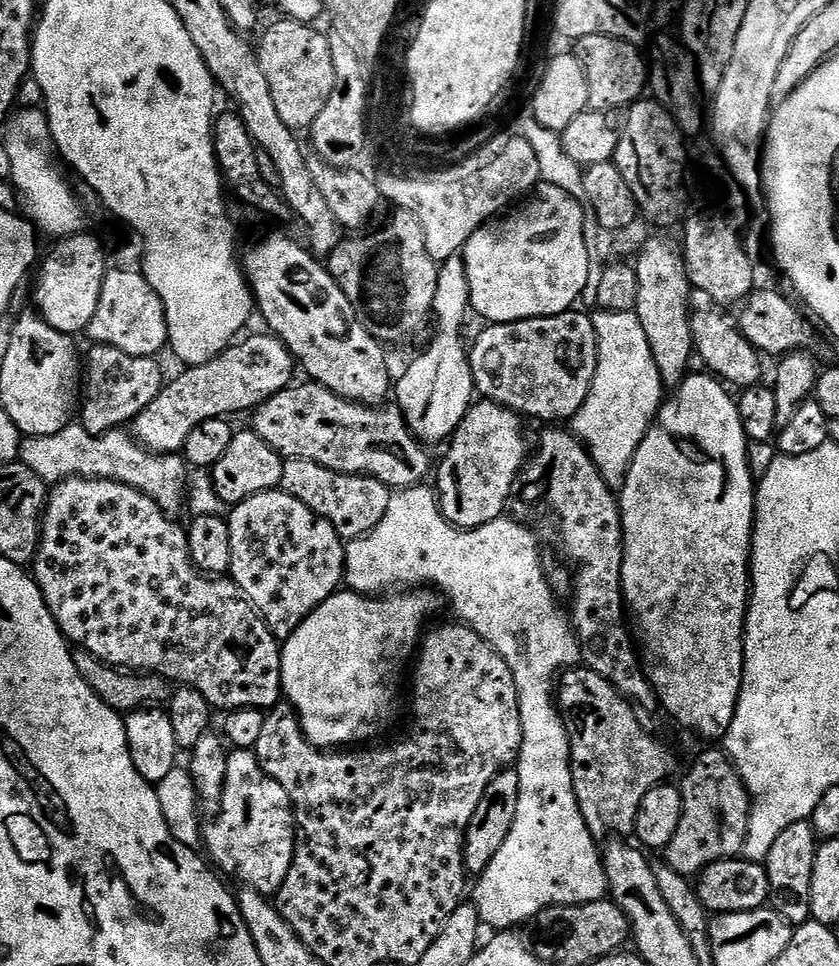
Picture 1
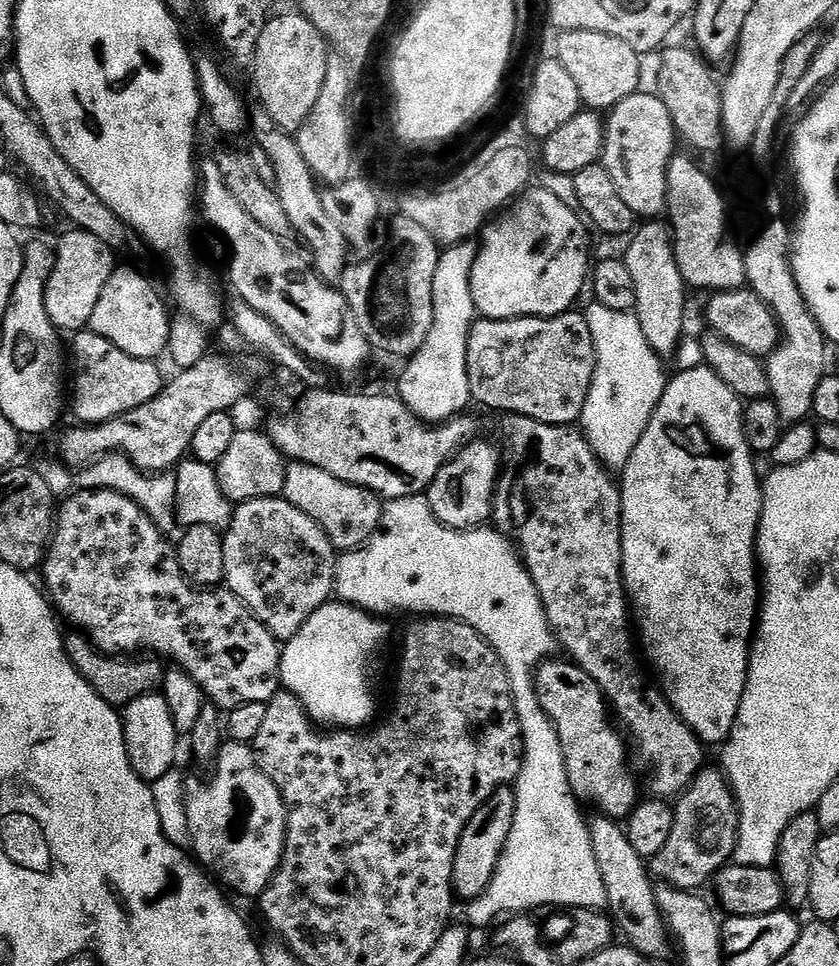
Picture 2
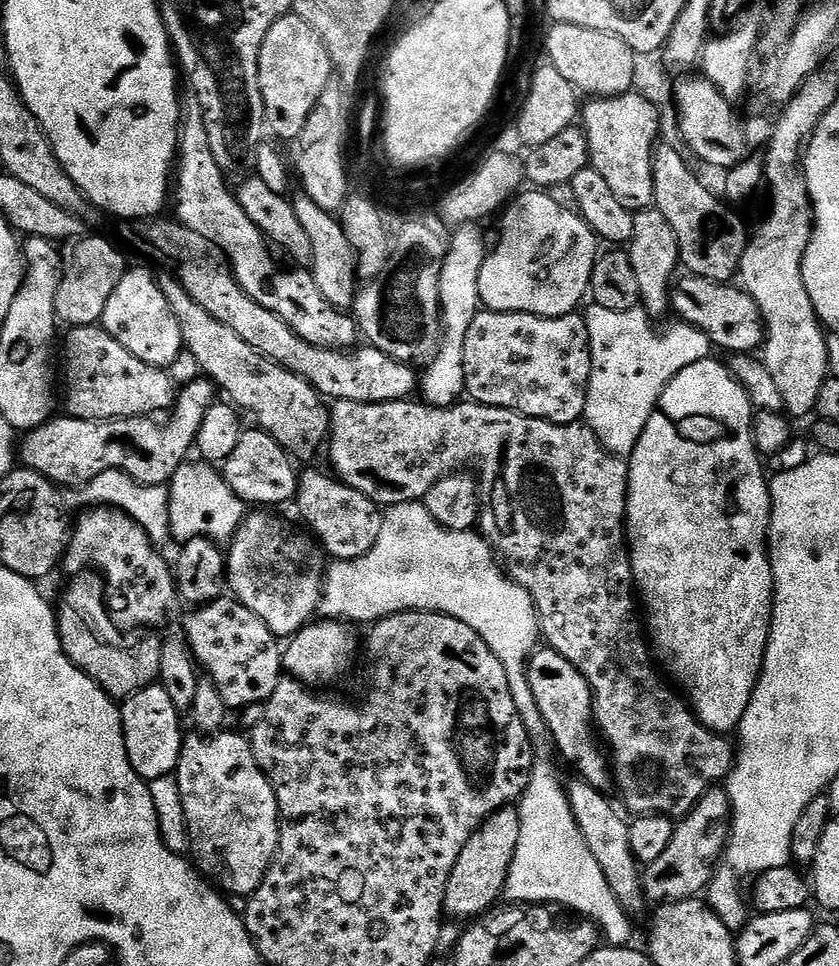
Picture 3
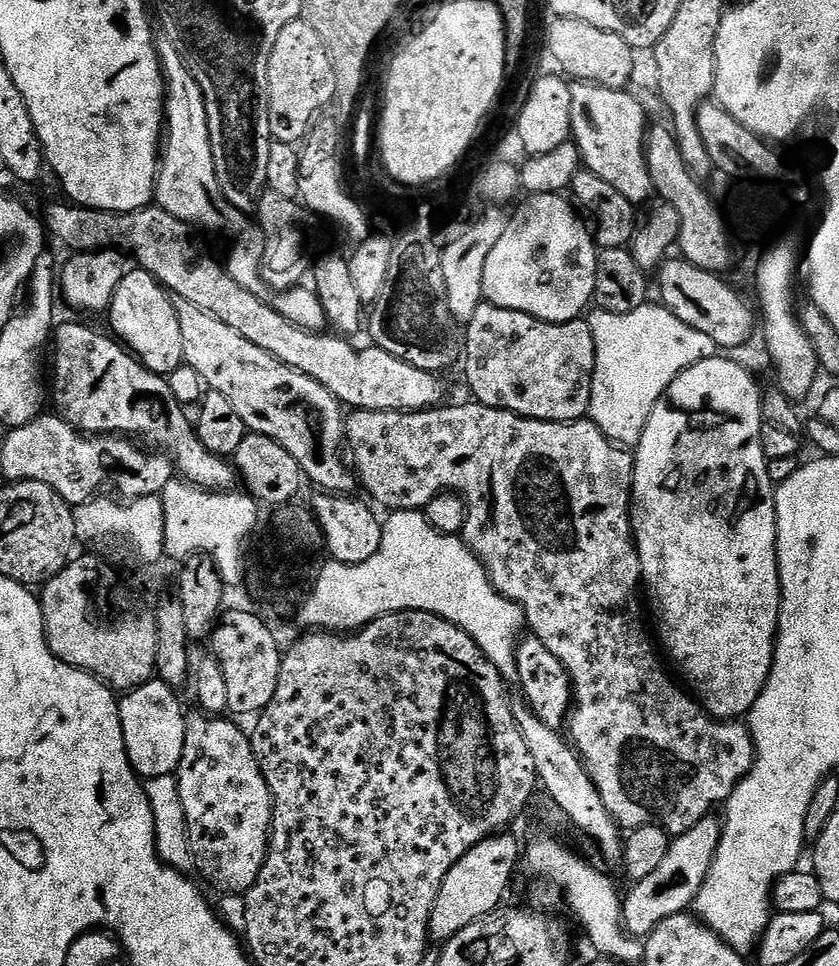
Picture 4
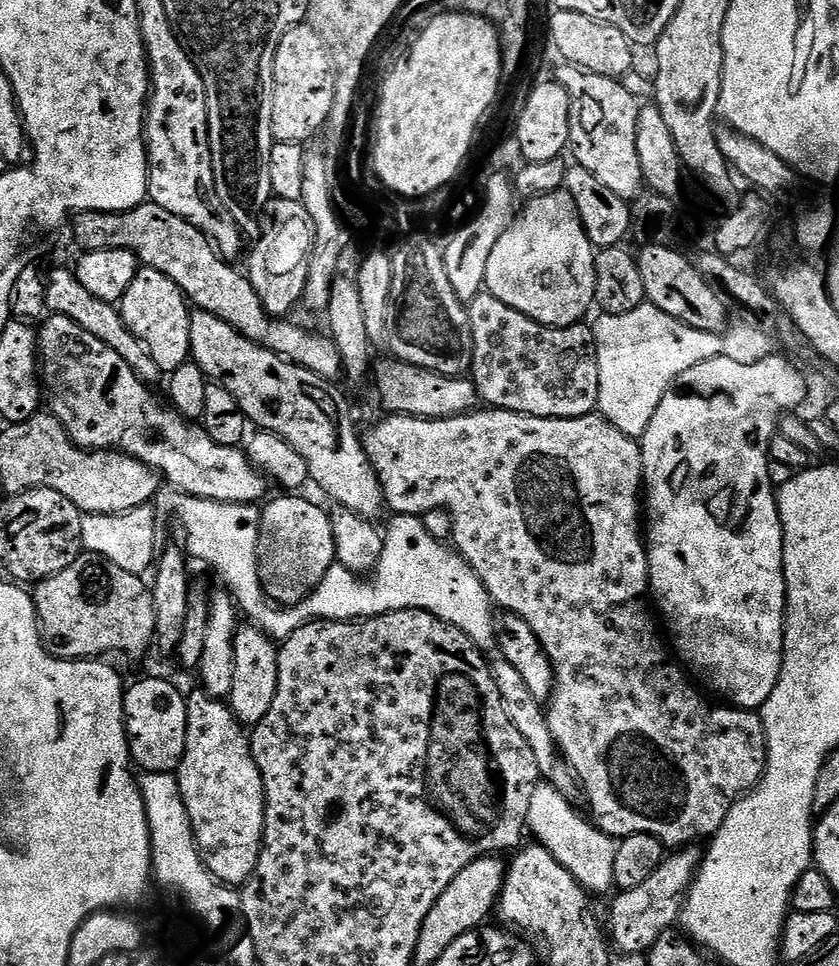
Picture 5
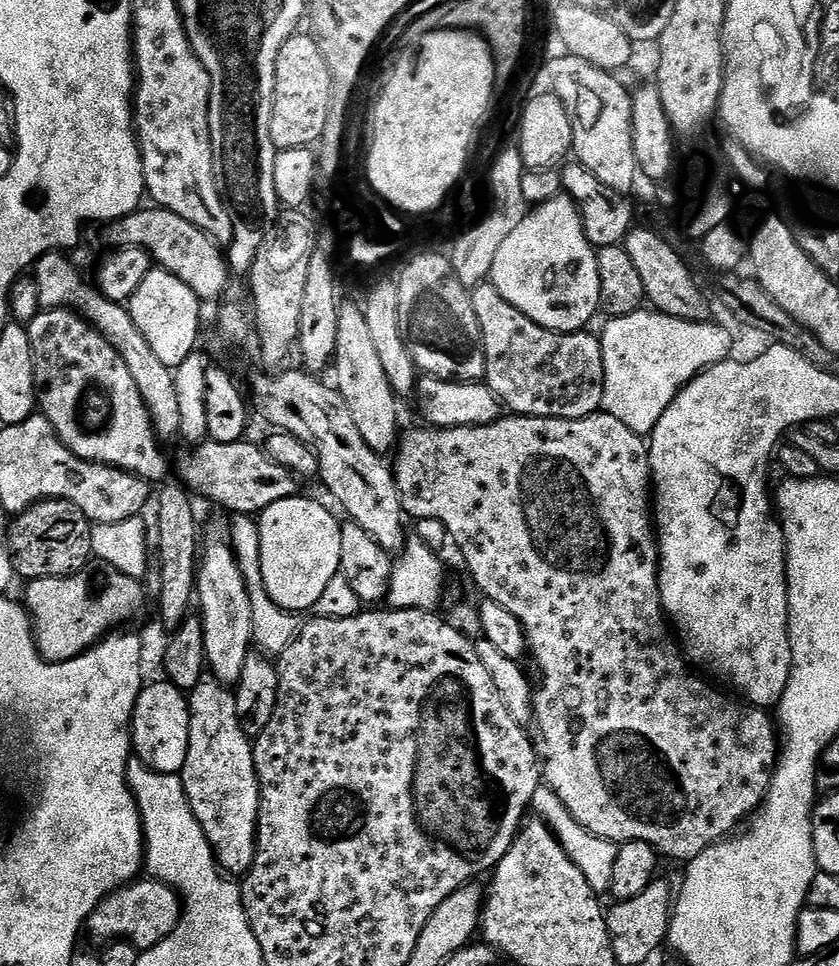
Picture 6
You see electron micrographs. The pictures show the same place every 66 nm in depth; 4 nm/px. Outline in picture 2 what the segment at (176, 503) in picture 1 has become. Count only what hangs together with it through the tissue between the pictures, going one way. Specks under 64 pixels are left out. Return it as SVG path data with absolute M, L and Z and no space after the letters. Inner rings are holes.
M119 454L103 456L101 460L89 464L87 468L76 471L65 466L56 458L35 461L34 467L36 473L42 478L42 482L46 482L46 486L50 486L52 495L57 498L67 498L73 492L97 492L99 488L110 490L111 492L124 494L126 498L138 502L138 506L142 506L142 510L146 510L146 514L152 519L154 526L158 526L160 532L172 534L172 531L178 528L176 518L178 486L176 485L175 475L145 474L139 468L135 468L126 457Z

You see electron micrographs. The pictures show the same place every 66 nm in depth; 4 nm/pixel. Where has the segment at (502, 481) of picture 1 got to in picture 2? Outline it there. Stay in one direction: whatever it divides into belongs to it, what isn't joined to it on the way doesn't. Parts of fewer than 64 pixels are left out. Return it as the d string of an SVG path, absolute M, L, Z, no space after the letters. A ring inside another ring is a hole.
M477 438L464 445L442 470L426 493L434 518L447 528L475 530L492 520L492 497L496 494L496 482L502 471L502 452L488 440Z

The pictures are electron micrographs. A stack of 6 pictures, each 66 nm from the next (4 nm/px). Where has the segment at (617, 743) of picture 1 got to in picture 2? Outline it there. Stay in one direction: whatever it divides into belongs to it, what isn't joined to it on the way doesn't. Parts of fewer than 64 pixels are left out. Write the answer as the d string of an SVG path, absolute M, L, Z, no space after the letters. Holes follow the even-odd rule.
M549 658L537 668L536 693L542 710L550 722L554 722L554 730L558 730L558 742L562 742L572 793L581 802L589 800L599 815L627 821L638 803L638 776L630 763L625 737L614 723L613 713L598 682L594 682L594 678L590 678L590 674L578 665L567 659L556 659Z

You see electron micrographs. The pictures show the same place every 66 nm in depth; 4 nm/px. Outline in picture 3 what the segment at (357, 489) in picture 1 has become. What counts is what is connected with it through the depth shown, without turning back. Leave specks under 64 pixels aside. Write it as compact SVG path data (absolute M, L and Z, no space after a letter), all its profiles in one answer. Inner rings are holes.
M301 471L296 486L294 507L300 511L301 518L308 523L307 531L315 537L320 547L332 560L357 560L372 549L374 542L378 542L378 533L382 531L384 512L381 505L366 498L366 494L358 494L358 490L354 490L348 484L343 484L335 475L327 475L322 472Z

